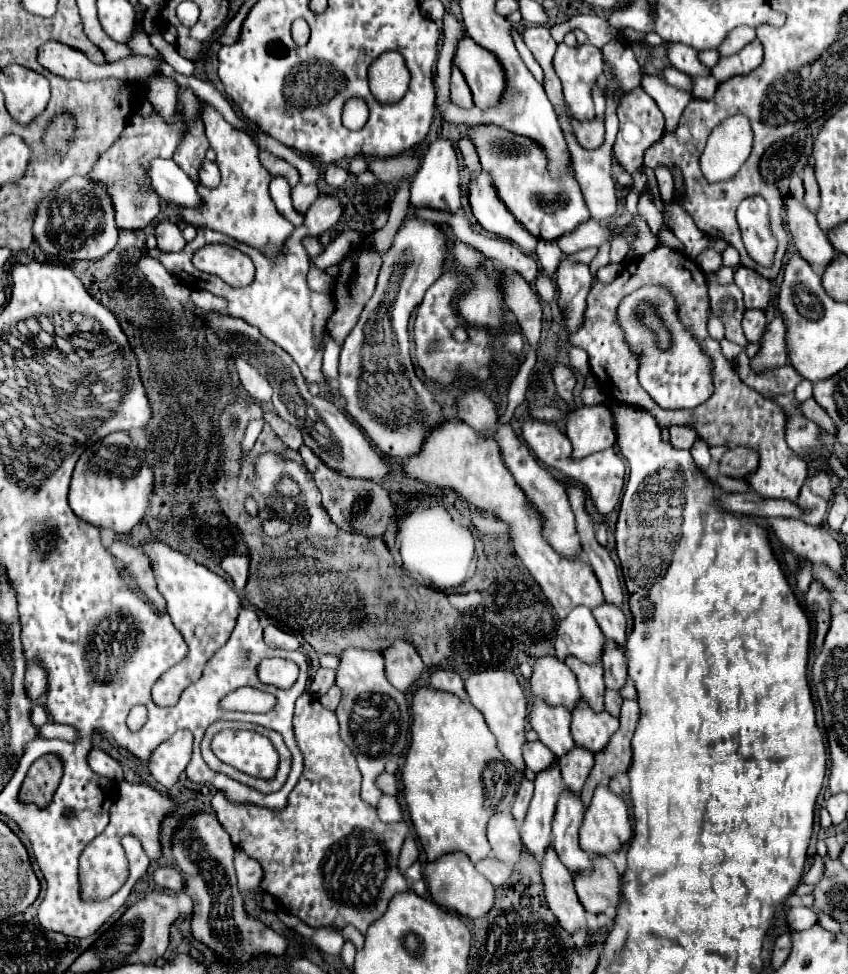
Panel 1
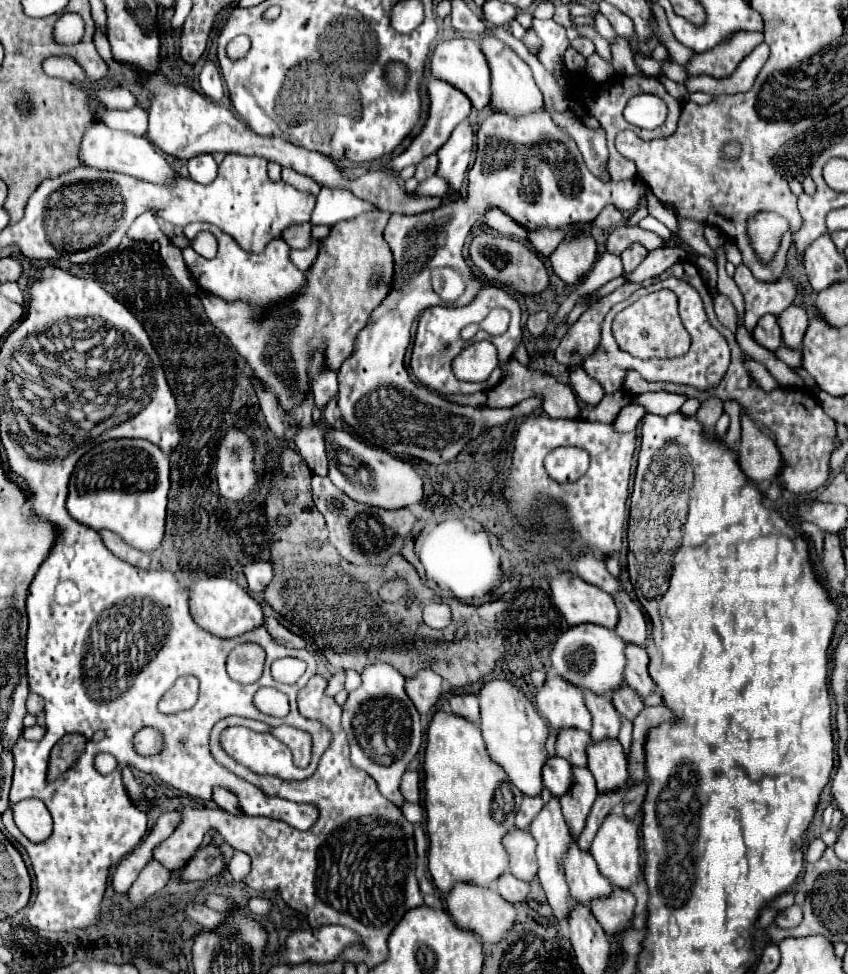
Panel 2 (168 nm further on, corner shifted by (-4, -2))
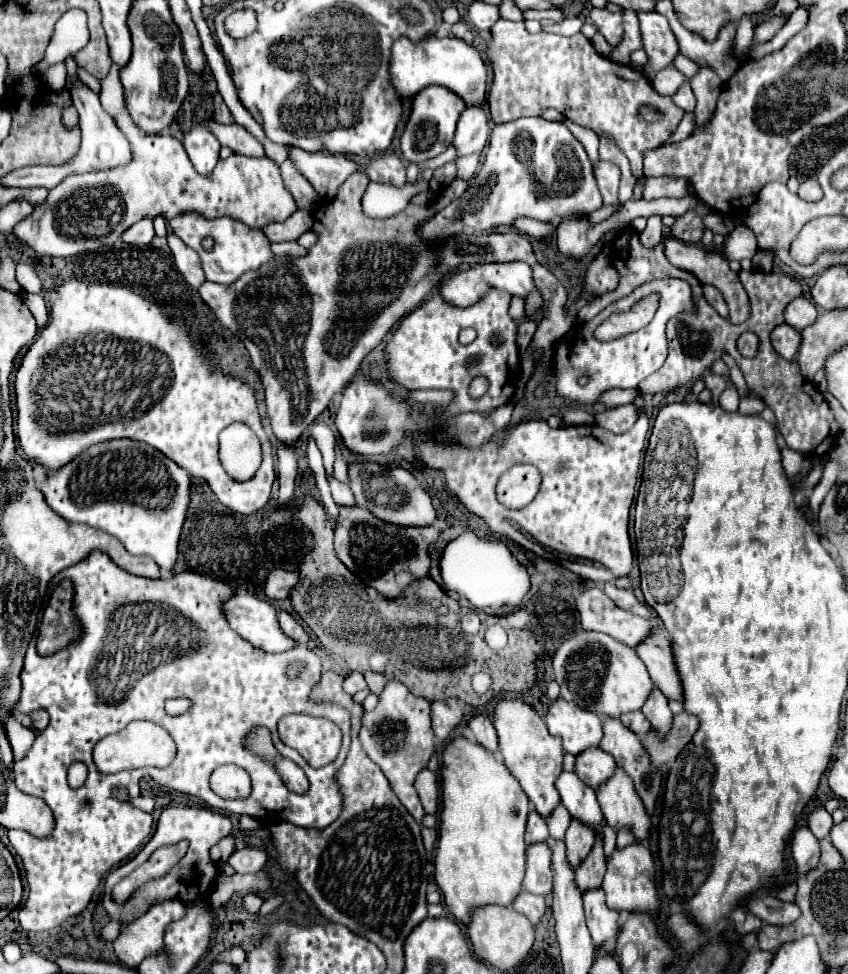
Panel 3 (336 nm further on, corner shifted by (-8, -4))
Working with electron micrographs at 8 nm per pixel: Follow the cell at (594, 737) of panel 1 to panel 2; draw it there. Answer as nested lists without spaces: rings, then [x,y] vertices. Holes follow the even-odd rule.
[[[595,743],[587,747],[587,767],[597,781],[599,793],[619,789],[627,779],[627,759],[621,743]]]

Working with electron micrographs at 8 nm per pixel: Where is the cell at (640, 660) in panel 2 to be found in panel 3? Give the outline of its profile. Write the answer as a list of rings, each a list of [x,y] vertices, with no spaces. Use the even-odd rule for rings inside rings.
[[[655,687],[655,691],[651,693],[651,697],[647,699],[647,703],[643,705],[641,711],[649,719],[651,729],[659,735],[659,739],[665,739],[667,731],[671,731],[671,723],[673,723],[673,713],[667,705],[667,697]]]

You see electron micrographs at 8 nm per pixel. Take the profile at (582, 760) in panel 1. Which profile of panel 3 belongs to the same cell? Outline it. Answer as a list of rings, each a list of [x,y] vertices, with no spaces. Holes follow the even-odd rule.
[[[571,821],[571,827],[565,835],[565,847],[567,847],[567,861],[571,863],[571,869],[577,869],[579,863],[583,863],[583,857],[591,853],[591,845],[595,843],[595,835],[591,829],[581,825],[579,821]]]

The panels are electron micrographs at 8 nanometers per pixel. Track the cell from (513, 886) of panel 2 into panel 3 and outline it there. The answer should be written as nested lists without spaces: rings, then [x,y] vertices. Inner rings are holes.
[[[521,891],[513,903],[513,909],[519,911],[521,915],[525,915],[533,925],[537,925],[545,915],[545,897]]]

